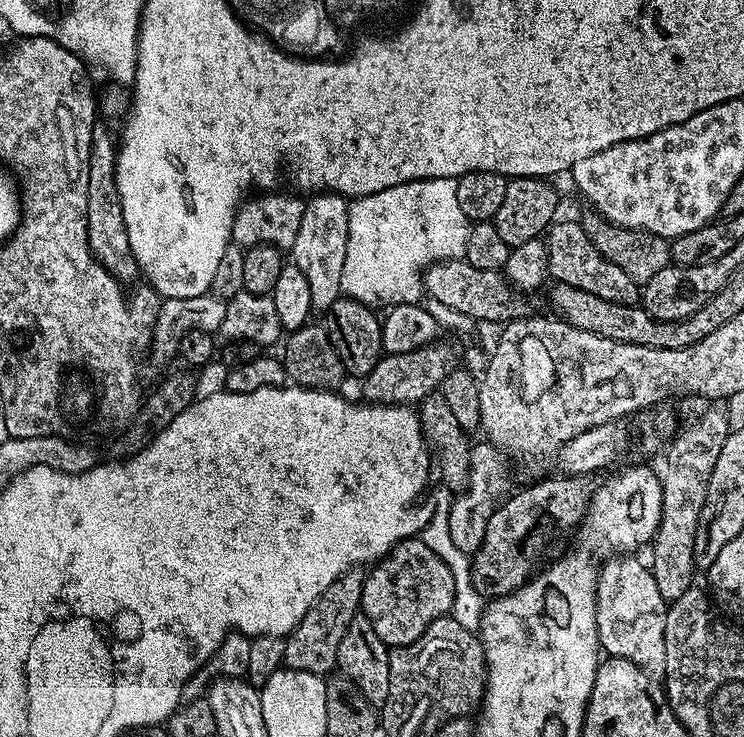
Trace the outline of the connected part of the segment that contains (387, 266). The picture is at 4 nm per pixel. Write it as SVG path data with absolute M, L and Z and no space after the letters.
M434 178L433 180L407 180L404 184L390 186L386 190L378 190L369 196L355 197L348 206L348 237L346 238L346 262L342 266L342 278L340 279L341 293L349 300L357 300L369 306L384 304L383 306L395 306L397 304L417 303L424 292L422 273L432 264L438 264L441 260L458 260L463 257L466 250L466 238L470 221L466 214L458 206L458 190L456 180L453 178Z

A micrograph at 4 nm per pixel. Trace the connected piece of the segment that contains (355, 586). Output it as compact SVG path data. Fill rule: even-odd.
M347 570L316 599L312 609L304 615L296 631L284 640L282 664L285 668L312 672L324 676L335 669L339 643L342 642L349 626L357 619L360 595L364 589L365 573Z

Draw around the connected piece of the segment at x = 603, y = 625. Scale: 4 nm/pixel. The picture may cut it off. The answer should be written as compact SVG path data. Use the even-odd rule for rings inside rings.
M612 558L599 569L598 584L603 589L596 597L596 629L600 646L605 653L625 656L639 668L655 674L664 663L664 620L668 617L669 605L658 590L658 582L652 577L647 563L636 558Z

